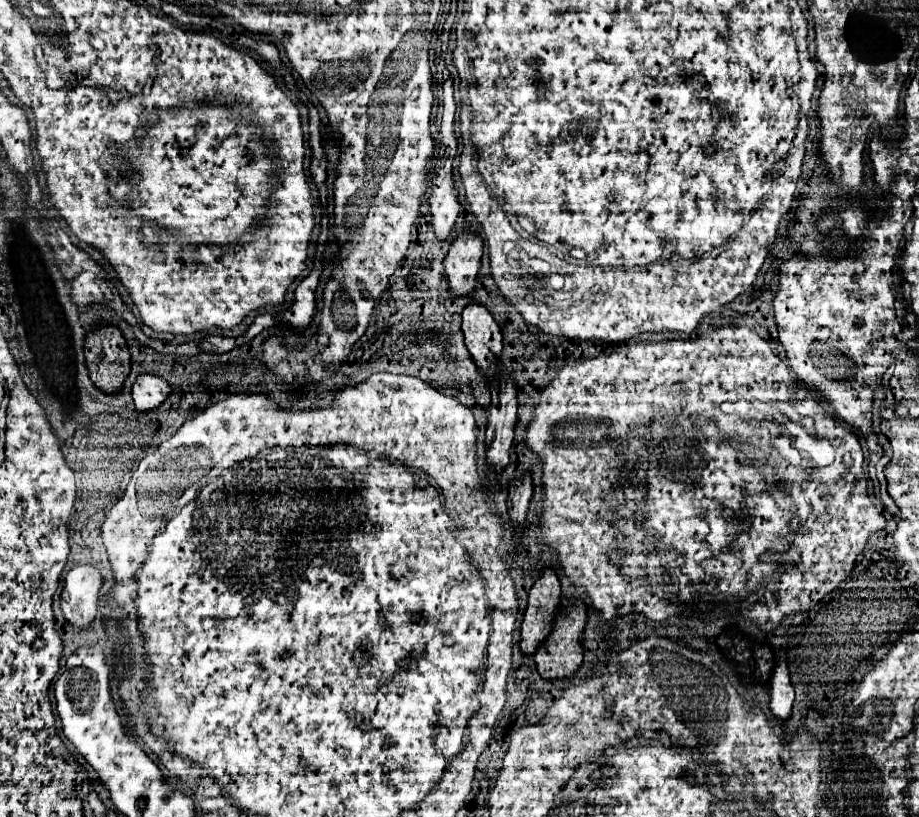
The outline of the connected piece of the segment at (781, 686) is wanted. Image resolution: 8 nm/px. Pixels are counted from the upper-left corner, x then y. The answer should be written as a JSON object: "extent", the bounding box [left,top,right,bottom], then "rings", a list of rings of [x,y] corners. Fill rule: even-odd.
{"extent":[770,659,794,725],"rings":[[[786,659],[778,661],[778,667],[776,667],[774,675],[772,675],[770,687],[772,687],[770,711],[784,725],[792,715],[792,703],[794,703],[794,687],[790,683],[790,673],[788,673]]]}

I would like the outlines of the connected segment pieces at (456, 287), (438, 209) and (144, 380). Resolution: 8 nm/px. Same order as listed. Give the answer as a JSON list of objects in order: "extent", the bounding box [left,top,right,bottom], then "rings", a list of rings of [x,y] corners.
[{"extent":[444,233,482,297],"rings":[[[462,233],[444,257],[444,273],[452,297],[472,297],[480,269],[482,241],[478,235]]]},{"extent":[430,158,460,241],"rings":[[[453,158],[444,161],[444,165],[438,169],[438,173],[432,179],[430,185],[430,215],[432,215],[432,227],[440,241],[446,241],[452,233],[452,227],[460,215],[460,205],[454,193],[454,181],[452,181]]]},{"extent":[132,375,172,413],"rings":[[[140,375],[132,387],[134,407],[138,413],[146,413],[158,409],[166,397],[172,393],[168,383],[156,375]]]}]

